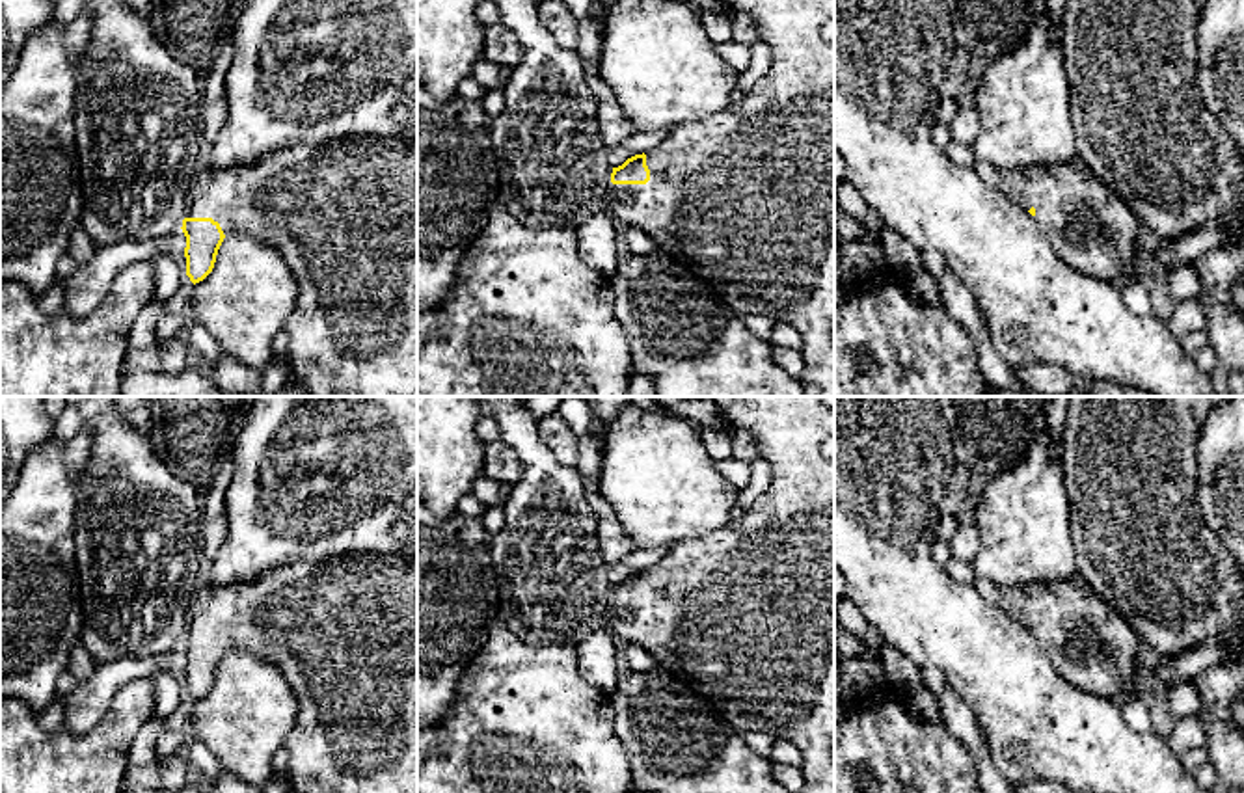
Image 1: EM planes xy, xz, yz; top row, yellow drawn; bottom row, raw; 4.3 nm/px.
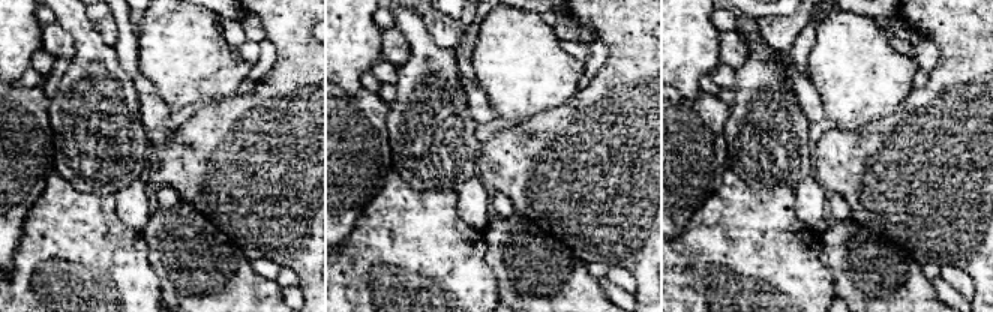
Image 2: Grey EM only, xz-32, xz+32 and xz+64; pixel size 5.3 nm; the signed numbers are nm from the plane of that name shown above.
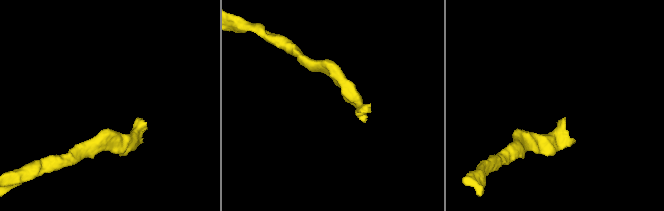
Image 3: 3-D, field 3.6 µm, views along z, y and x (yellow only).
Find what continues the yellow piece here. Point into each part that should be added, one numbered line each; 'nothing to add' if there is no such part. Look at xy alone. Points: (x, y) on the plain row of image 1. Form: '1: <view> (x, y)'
1: xy (343, 631)

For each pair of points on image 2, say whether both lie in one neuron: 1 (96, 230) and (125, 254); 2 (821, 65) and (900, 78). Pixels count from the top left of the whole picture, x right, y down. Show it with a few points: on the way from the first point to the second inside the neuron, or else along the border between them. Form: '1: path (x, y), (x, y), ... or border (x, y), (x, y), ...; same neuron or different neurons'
1: path (101, 237), (117, 254); same neuron
2: path (840, 65), (849, 65), (863, 78), (881, 78); same neuron

